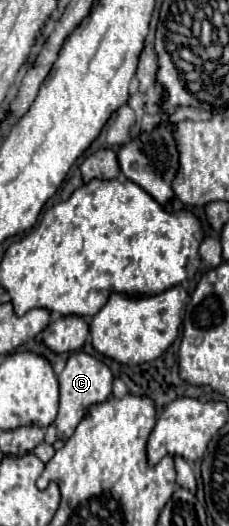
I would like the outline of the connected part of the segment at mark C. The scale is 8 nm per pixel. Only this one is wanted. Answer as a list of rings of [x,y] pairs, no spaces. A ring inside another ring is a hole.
[[[72,353],[66,361],[64,371],[58,375],[60,383],[60,411],[54,421],[58,439],[68,439],[74,433],[74,427],[86,417],[86,411],[94,403],[104,403],[112,395],[112,371],[100,361],[86,353]]]

